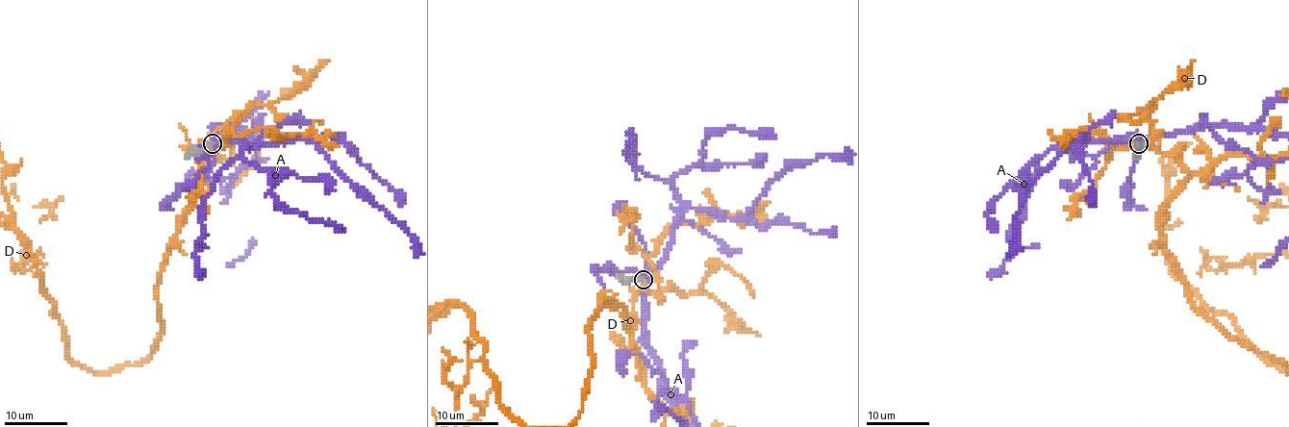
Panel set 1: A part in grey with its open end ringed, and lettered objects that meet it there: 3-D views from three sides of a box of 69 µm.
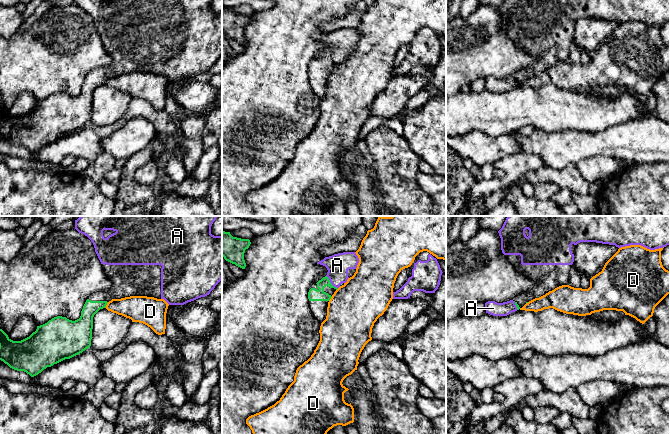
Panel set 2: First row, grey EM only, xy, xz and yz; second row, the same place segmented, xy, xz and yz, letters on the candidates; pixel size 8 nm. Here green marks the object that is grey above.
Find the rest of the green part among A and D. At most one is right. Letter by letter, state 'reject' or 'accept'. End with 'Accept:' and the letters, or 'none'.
A: accept
D: reject
Accept: A

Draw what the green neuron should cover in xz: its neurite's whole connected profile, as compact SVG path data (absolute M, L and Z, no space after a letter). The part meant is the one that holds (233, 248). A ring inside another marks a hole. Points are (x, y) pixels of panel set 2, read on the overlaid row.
M222 232L222 256L224 259L236 266L245 269L245 250L249 248L249 239L233 237L230 232Z

